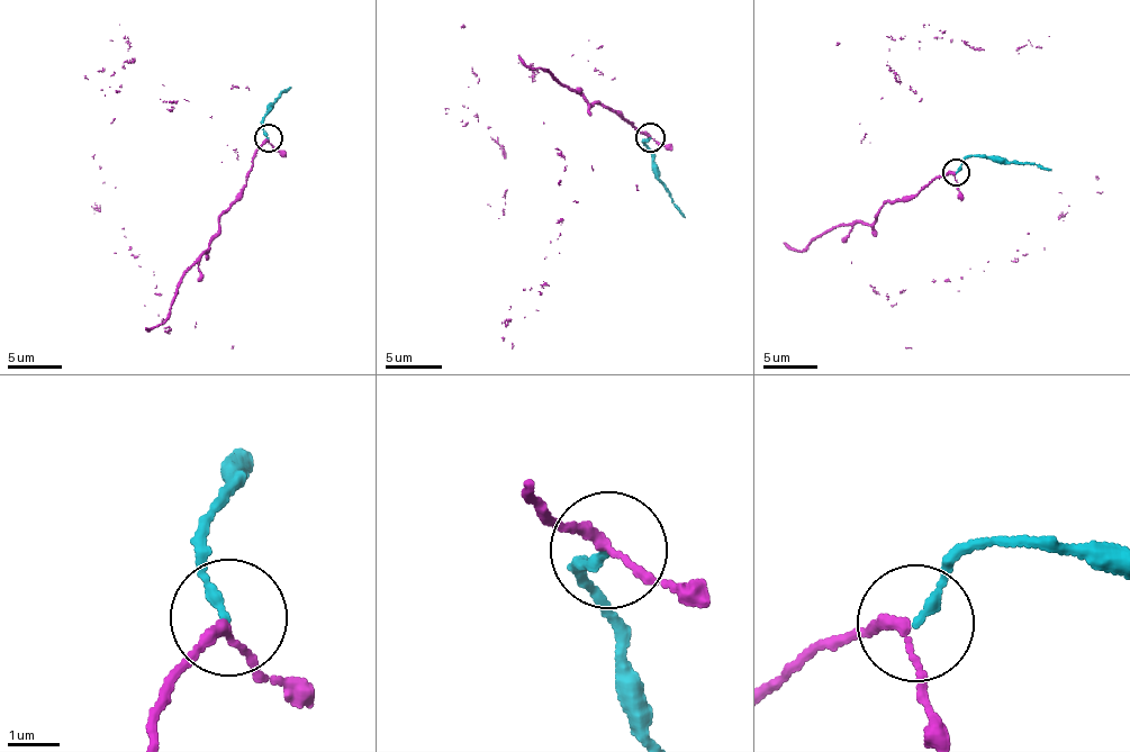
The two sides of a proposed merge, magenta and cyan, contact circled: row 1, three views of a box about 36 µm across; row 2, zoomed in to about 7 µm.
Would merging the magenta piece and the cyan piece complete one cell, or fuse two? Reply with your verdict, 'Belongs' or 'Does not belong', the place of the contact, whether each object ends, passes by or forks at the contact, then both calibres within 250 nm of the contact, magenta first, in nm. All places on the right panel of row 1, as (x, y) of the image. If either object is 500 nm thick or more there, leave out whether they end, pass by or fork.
Belongs. Place: (956, 172). At the ring magenta passes by. At the ring cyan ends. Thickness 170 nm (magenta) against 170 nm

